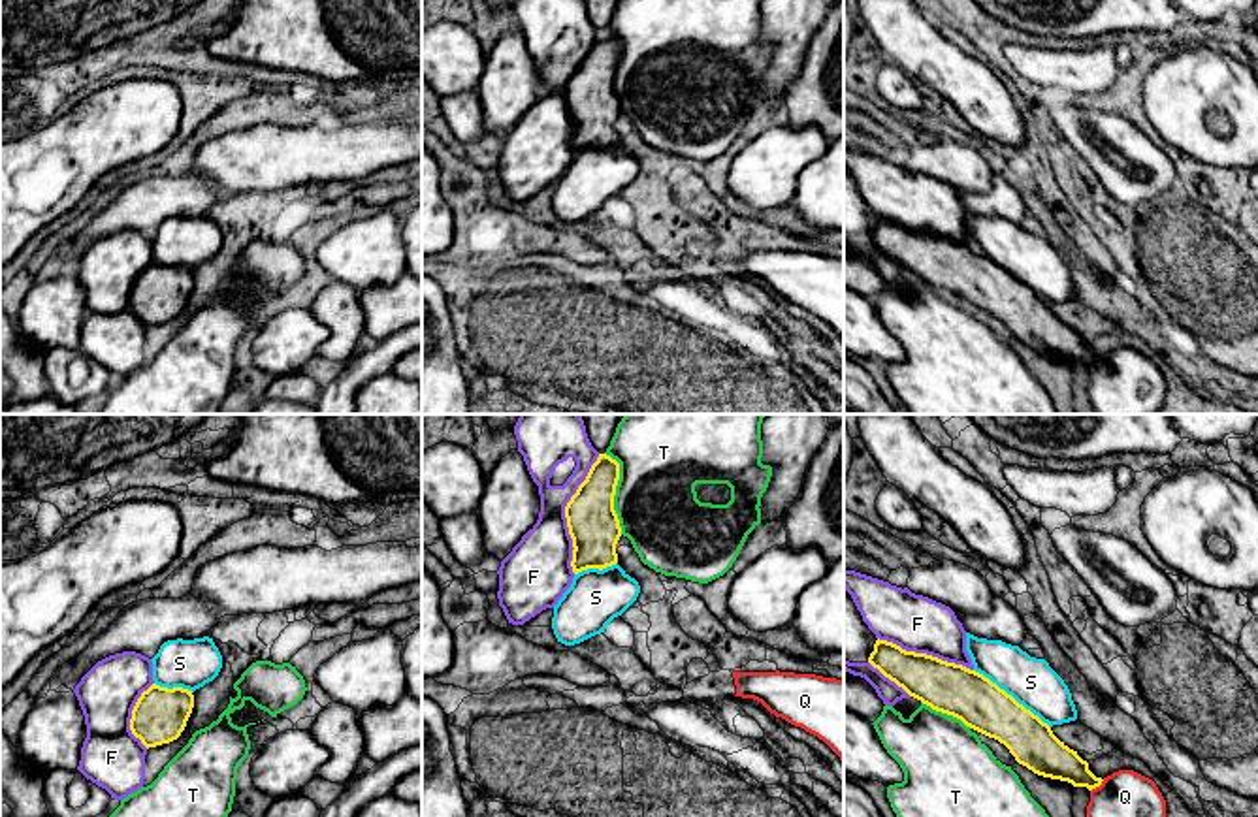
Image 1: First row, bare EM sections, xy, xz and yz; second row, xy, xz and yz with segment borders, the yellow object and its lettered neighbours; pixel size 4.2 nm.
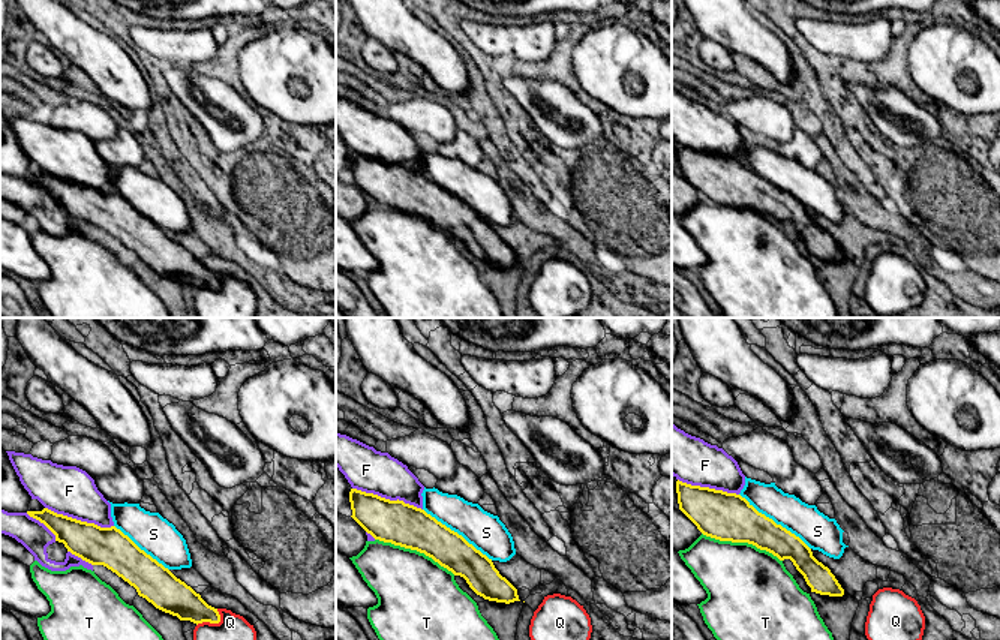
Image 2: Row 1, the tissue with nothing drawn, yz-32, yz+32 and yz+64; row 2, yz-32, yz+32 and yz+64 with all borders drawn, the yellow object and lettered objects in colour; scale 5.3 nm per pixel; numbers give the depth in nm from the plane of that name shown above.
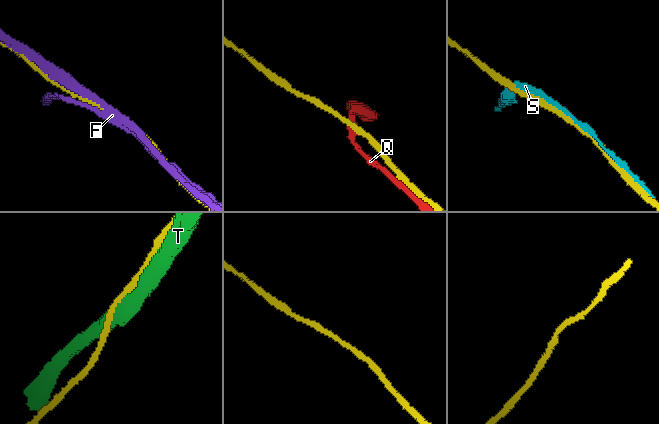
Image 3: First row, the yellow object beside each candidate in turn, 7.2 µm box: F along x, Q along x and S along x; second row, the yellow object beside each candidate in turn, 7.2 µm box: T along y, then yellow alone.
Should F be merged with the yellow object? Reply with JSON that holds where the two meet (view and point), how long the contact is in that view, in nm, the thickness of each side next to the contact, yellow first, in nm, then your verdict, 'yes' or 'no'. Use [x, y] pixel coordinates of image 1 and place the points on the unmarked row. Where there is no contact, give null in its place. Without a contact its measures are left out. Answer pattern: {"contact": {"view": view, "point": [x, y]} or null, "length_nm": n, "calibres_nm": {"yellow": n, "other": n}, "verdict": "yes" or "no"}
{"contact": {"view": "xz", "point": [565, 93]}, "length_nm": 500, "calibres_nm": {"yellow": 220, "other": 280}, "verdict": "no"}

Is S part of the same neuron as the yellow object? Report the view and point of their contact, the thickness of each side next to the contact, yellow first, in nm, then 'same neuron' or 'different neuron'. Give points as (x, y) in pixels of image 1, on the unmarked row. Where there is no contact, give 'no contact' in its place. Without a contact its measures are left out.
meets yellow in yz at (1010, 273); 220 nm thick on the yellow side, 200 nm on the other; same neuron

